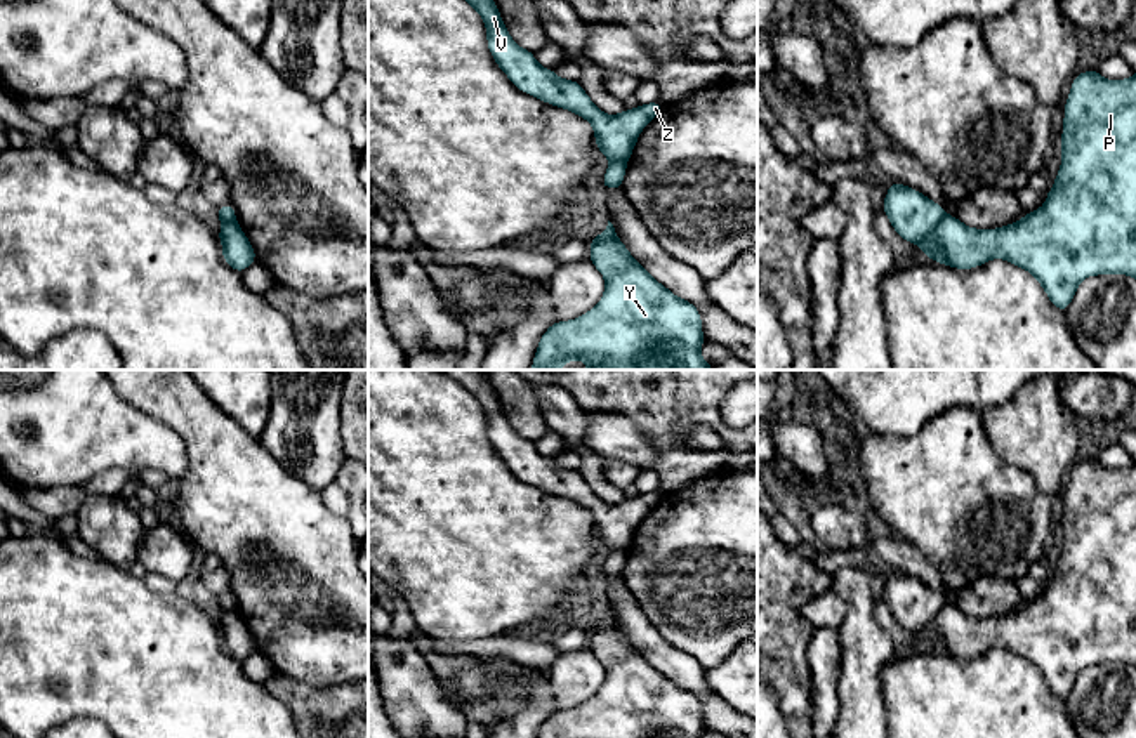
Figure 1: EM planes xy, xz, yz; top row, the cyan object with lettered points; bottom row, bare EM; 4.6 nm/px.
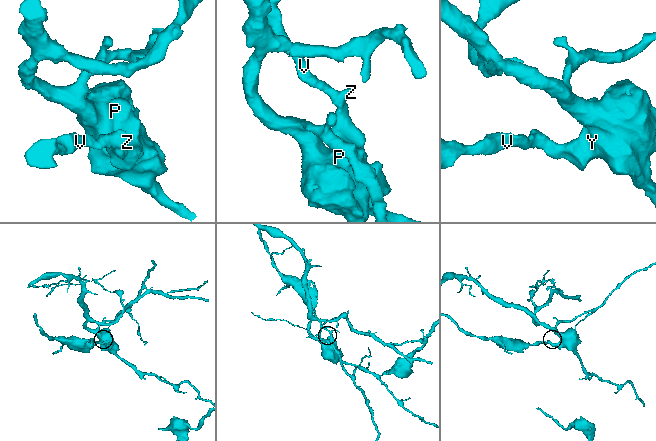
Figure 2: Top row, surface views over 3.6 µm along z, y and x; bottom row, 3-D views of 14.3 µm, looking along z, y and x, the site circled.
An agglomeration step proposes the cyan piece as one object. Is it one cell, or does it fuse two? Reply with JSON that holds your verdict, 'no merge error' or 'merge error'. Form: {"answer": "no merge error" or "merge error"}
{"answer": "merge error"}

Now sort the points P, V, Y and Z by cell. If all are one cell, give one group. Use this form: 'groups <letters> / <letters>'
groups P Y / V Z

